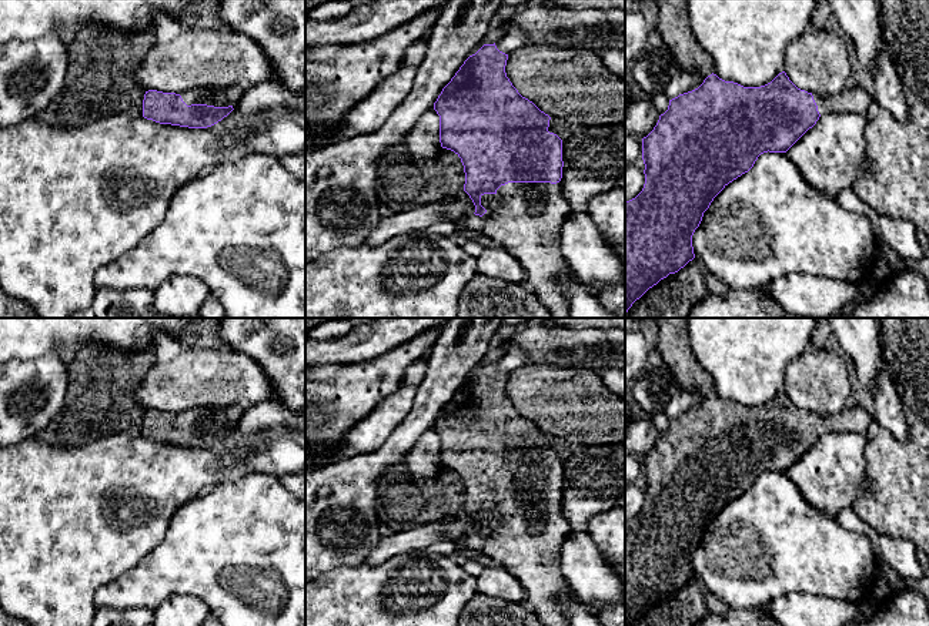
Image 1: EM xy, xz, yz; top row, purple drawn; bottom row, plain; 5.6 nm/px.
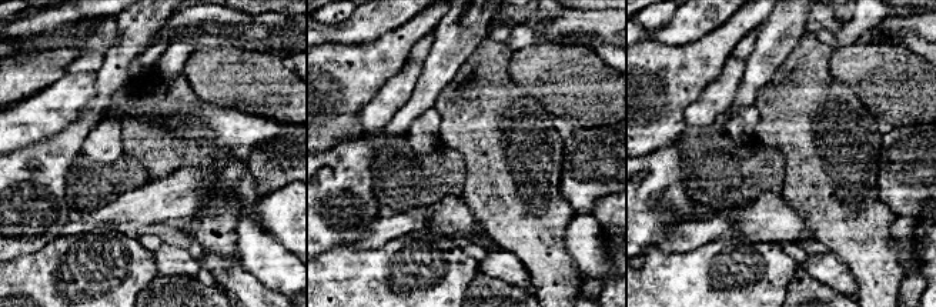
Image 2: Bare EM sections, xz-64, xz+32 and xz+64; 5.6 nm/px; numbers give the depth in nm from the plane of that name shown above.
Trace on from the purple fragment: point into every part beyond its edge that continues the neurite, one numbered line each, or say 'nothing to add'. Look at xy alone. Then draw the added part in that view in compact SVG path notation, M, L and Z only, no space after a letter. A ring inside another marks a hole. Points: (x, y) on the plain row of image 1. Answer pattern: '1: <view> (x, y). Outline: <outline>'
1: xy (211, 415). Outline: M238 405L230 406L201 406L197 409L188 409L180 412L183 421L187 425L191 424L207 424L214 426L237 426L241 419L244 409Z

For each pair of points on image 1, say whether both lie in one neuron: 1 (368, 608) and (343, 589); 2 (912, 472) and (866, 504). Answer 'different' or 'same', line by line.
1: same
2: same

